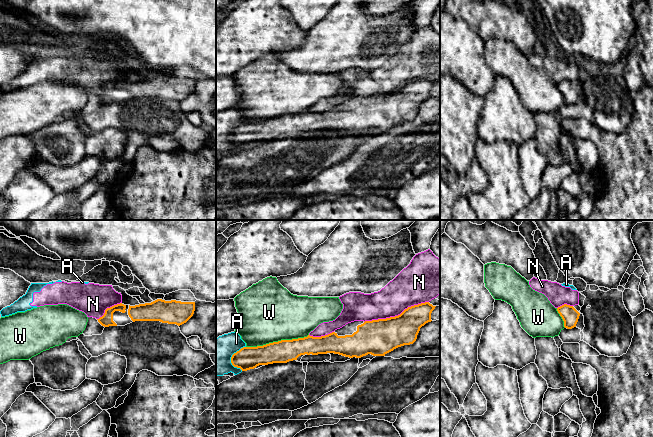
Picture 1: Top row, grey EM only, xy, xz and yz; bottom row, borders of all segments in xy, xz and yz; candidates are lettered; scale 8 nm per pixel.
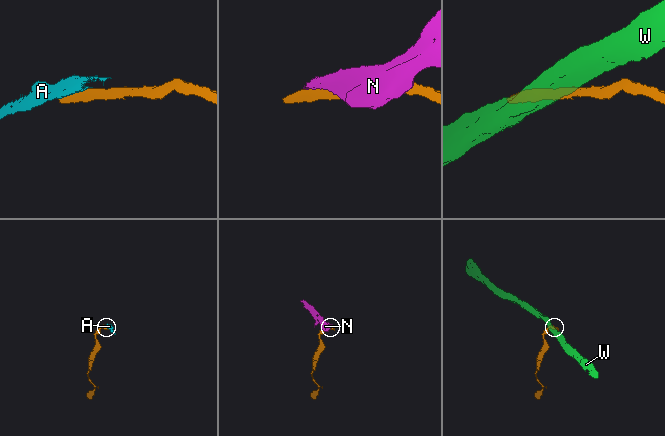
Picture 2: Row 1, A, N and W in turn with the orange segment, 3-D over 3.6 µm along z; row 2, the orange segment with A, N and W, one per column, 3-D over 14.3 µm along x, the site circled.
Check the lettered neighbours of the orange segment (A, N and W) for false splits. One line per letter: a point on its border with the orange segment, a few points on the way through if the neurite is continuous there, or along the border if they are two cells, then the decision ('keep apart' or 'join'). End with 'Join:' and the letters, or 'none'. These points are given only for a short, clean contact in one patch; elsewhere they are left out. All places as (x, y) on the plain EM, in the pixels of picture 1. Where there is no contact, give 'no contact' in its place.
A: contact xz (231, 134); keep apart
N: contact xz (396, 92); keep apart
W: contact xz (278, 117); keep apart
Join: none

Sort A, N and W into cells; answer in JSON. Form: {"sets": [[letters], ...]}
{"sets": [["A", "N"], ["W"]]}

